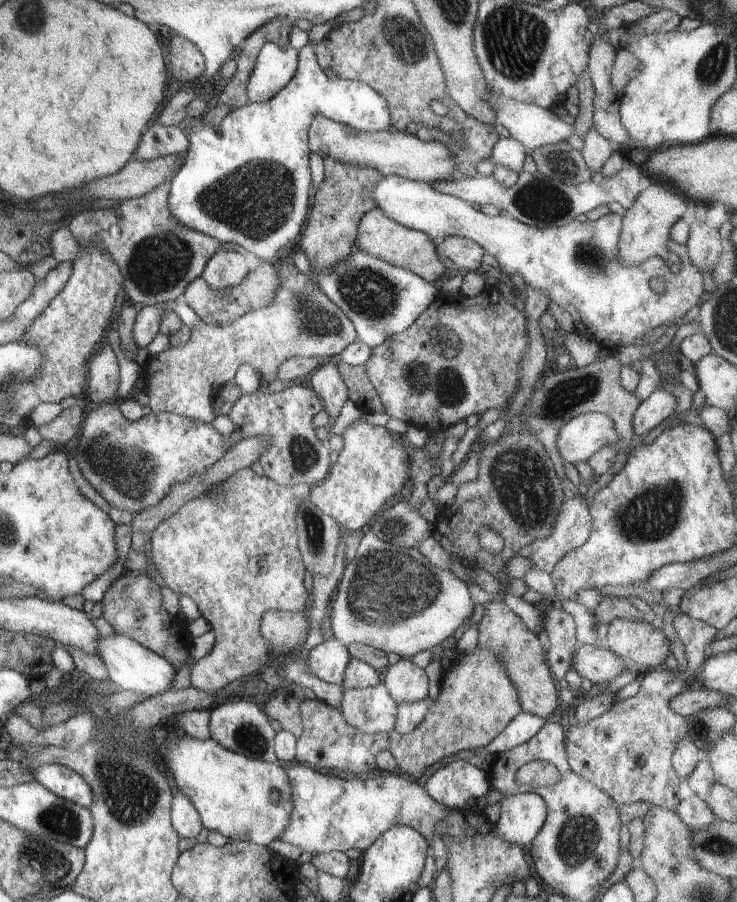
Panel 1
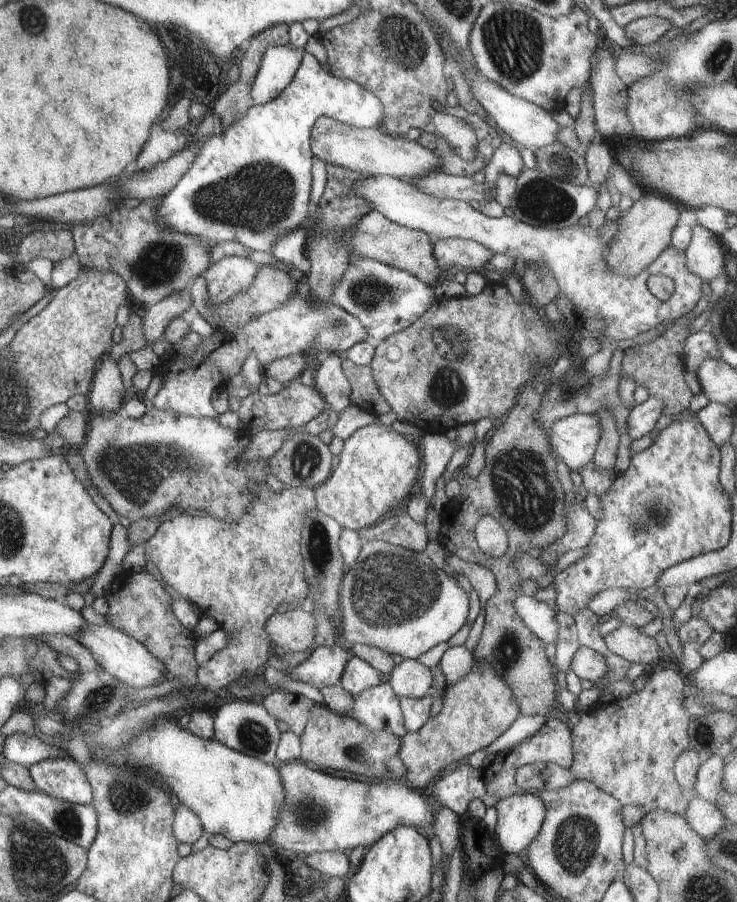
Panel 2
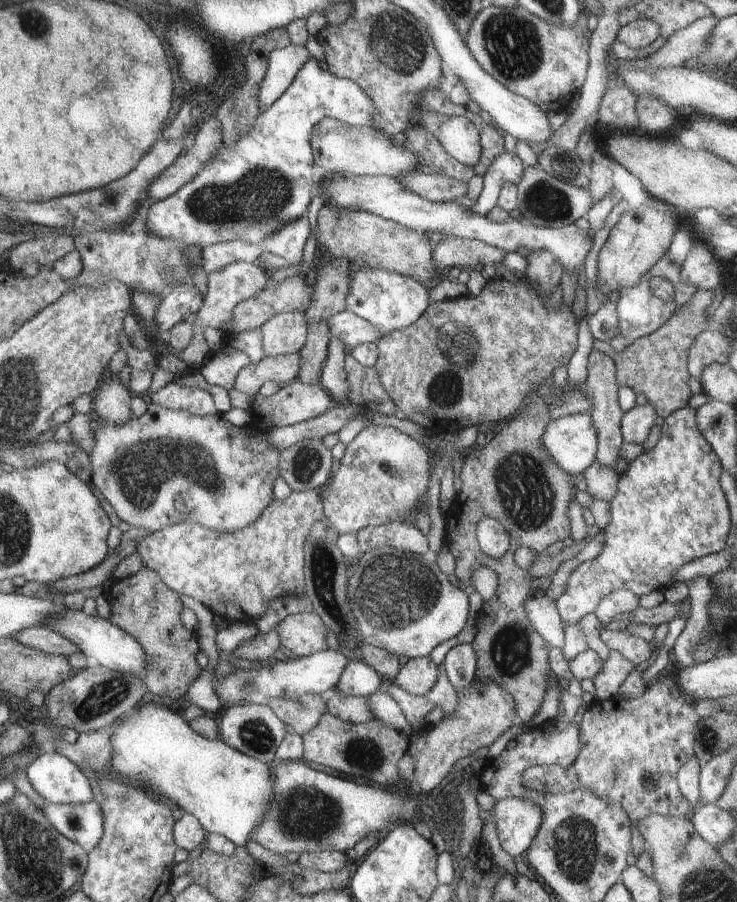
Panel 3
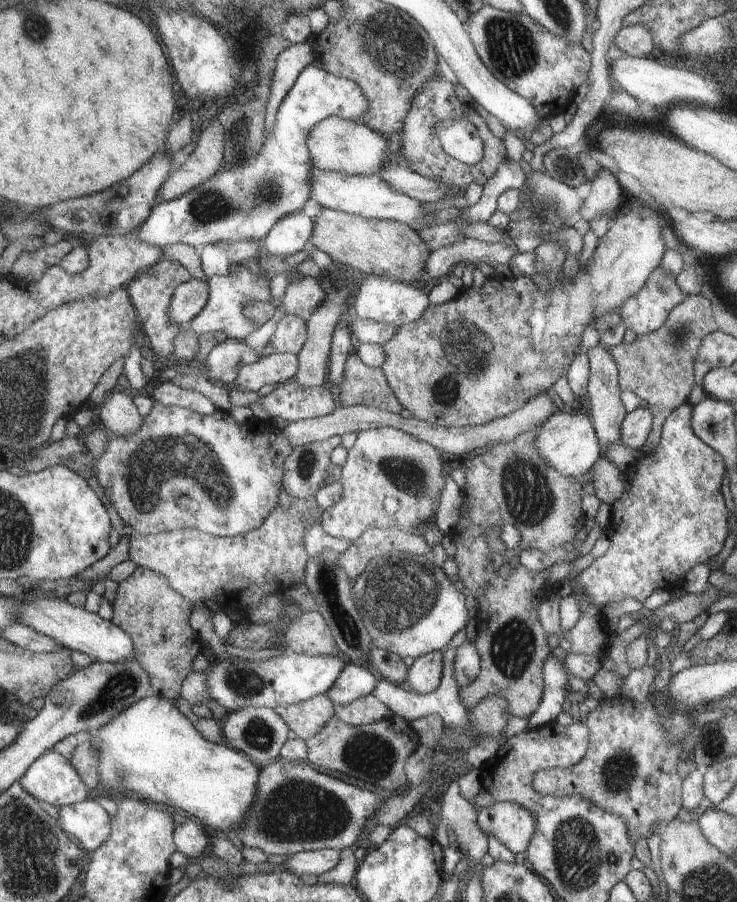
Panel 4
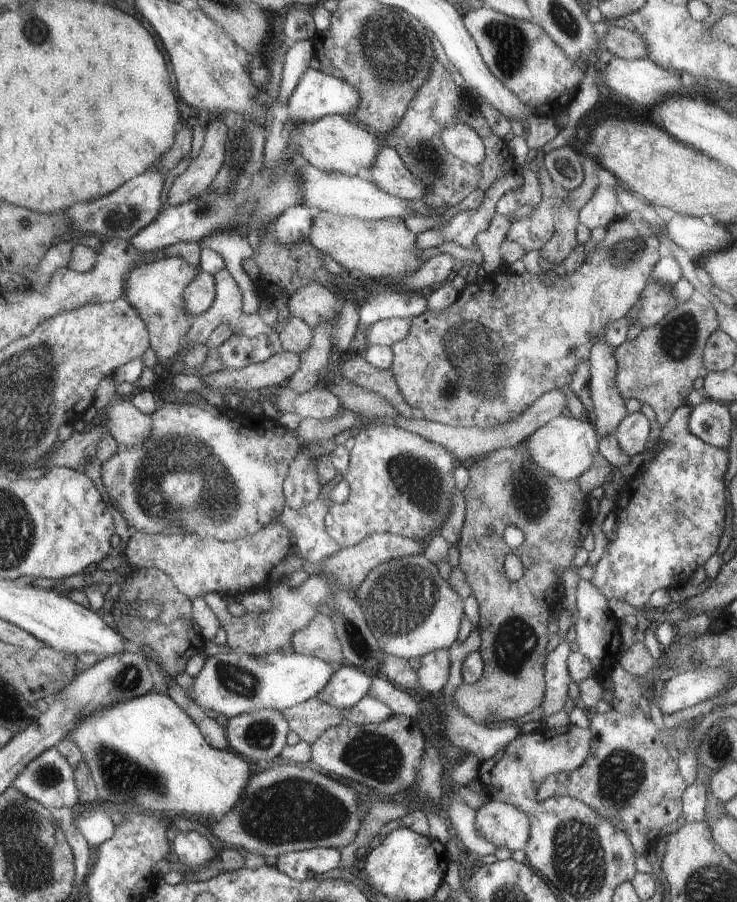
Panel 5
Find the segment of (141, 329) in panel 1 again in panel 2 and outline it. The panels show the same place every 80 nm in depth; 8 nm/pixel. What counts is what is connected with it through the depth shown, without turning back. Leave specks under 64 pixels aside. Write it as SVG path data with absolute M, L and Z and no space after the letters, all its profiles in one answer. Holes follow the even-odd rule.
M187 289L167 296L154 306L147 307L144 321L142 321L147 343L152 345L160 339L167 324L170 324L176 317L180 317L184 311L192 306L193 298Z

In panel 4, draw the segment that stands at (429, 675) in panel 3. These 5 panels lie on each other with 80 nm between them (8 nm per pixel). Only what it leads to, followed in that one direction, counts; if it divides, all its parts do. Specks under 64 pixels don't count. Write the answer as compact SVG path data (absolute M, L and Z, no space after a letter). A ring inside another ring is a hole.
M437 651L417 657L408 668L403 686L422 695L436 690L442 680L442 656L442 652Z

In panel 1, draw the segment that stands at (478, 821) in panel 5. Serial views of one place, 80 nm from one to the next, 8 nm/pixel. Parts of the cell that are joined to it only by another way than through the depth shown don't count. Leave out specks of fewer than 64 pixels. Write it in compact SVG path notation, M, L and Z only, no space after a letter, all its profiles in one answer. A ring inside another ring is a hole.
M530 792L504 797L499 803L501 813L495 822L498 836L528 849L545 823L546 802L539 794Z

